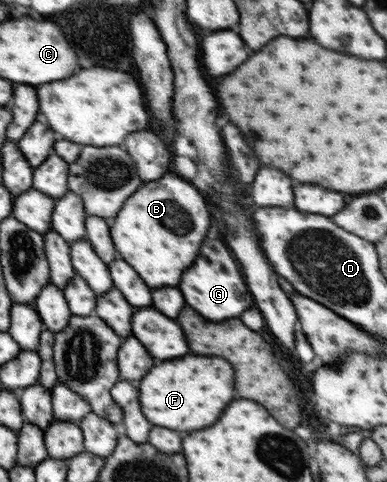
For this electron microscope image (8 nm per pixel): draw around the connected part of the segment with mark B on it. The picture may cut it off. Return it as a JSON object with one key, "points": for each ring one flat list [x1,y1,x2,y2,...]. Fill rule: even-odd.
{"points":[[164,174,160,180,147,182,131,196,130,204,122,208,122,216,110,223,110,234,117,254,142,276,150,288,178,286,182,272,192,266,200,254,202,240,210,228,210,214,204,198,198,190,194,190,192,182,188,186,188,182,176,174],[178,200,198,200,198,206,194,206,192,212,196,214,192,216,194,228,186,236,178,236]]}

